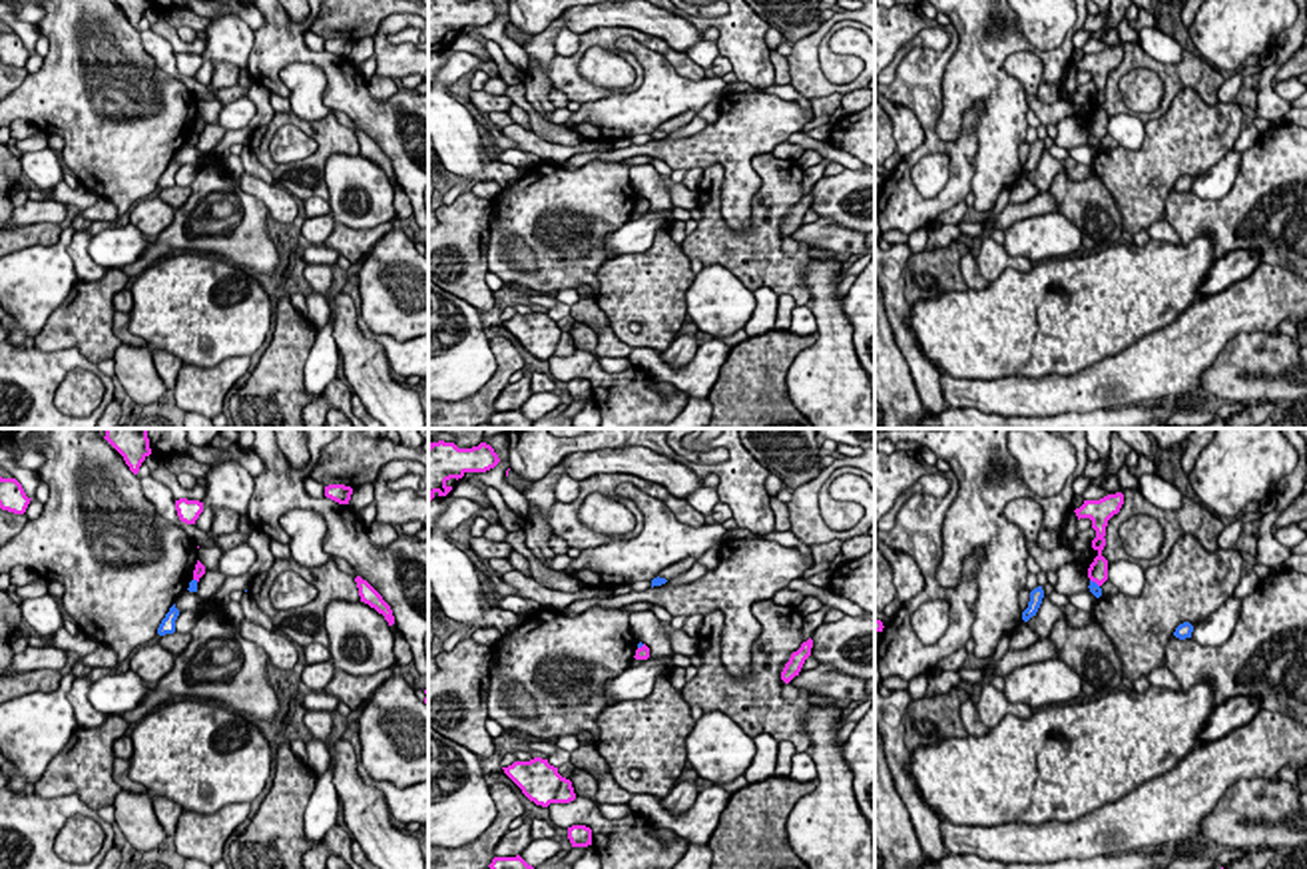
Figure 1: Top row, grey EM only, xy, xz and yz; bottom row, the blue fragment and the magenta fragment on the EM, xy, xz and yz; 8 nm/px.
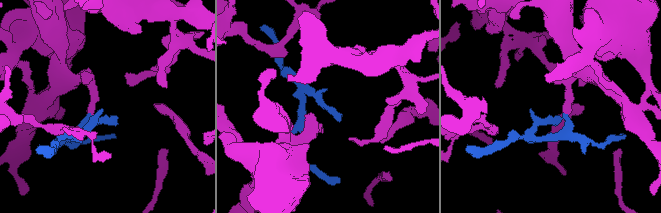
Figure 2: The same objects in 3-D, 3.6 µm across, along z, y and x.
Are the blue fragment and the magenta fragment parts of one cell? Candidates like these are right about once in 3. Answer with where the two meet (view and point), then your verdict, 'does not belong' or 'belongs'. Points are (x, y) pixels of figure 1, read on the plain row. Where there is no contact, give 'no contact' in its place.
yz (1094, 136) | does not belong

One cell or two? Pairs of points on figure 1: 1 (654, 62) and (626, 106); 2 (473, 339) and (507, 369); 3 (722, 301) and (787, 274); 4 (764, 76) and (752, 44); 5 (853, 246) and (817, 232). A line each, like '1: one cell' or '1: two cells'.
1: one cell
2: two cells
3: two cells
4: one cell
5: one cell

